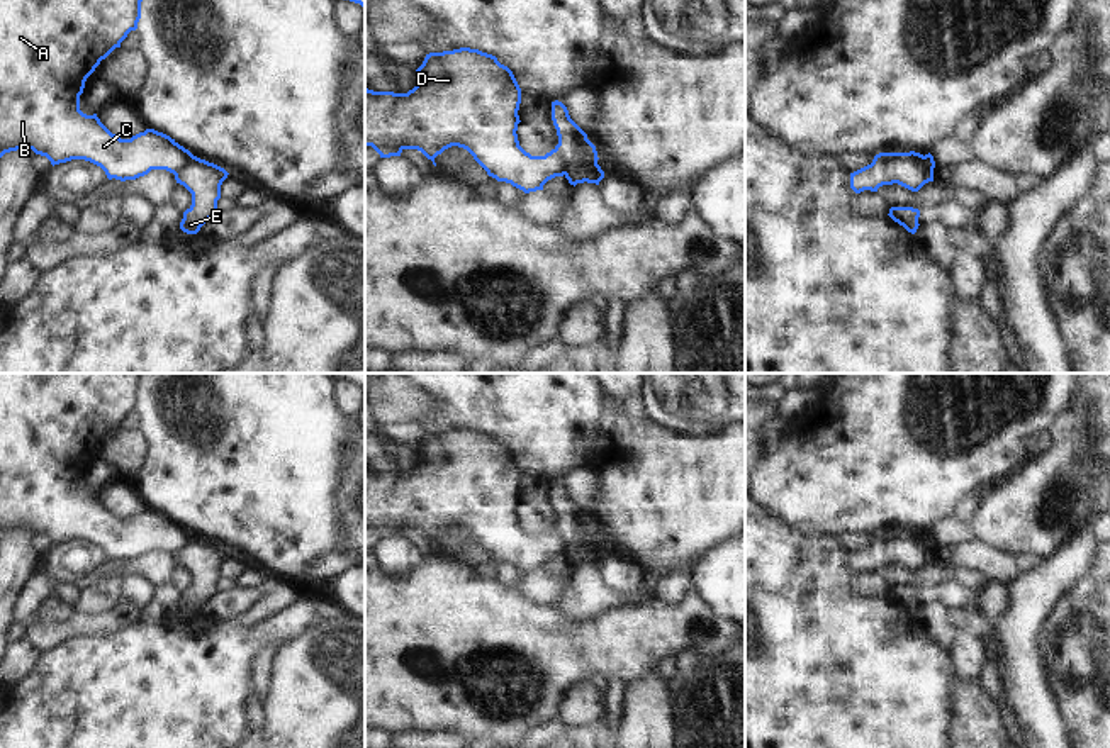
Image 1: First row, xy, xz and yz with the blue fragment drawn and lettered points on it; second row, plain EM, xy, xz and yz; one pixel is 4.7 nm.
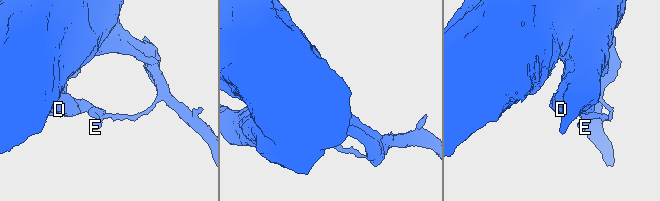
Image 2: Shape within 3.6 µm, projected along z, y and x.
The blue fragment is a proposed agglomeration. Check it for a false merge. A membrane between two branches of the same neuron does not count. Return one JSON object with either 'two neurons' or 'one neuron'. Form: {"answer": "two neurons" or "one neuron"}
{"answer": "two neurons"}

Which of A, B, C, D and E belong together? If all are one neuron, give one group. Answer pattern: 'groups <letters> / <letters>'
groups A B C D / E

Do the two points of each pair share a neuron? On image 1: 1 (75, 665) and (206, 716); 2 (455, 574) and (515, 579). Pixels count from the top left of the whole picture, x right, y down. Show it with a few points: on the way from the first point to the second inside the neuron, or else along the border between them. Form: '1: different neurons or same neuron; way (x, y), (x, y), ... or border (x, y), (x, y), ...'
1: same neuron; way (107, 697), (126, 716), (173, 716)
2: different neurons; border (494, 579), (518, 587)

